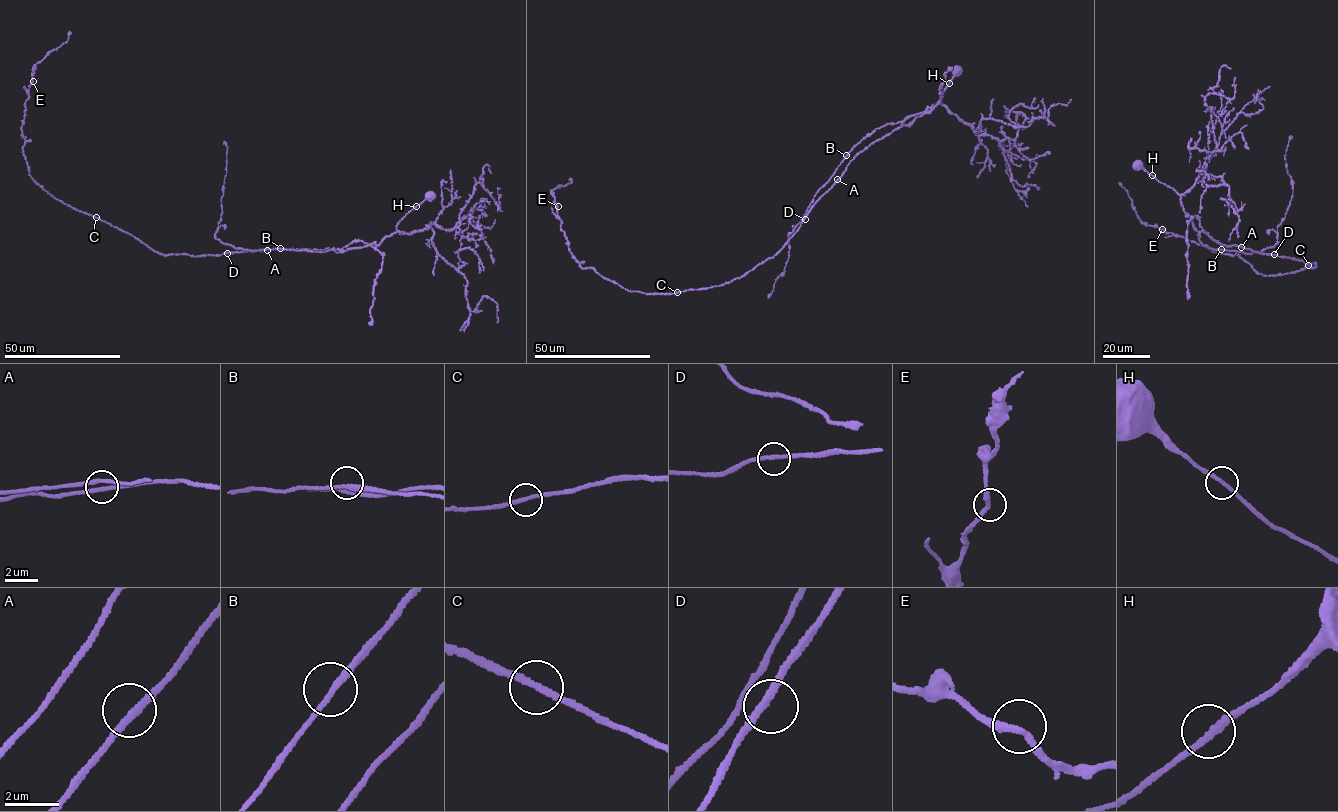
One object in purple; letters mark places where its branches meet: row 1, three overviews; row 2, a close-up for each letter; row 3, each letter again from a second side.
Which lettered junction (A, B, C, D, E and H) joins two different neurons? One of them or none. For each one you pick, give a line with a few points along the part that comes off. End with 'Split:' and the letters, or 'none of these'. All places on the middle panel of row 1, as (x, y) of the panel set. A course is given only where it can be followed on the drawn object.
Split: none of these

